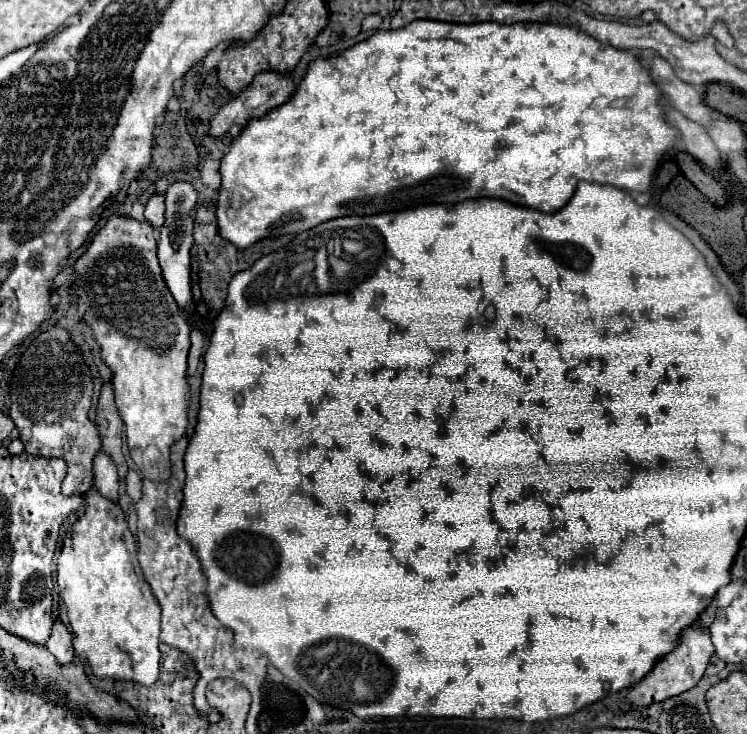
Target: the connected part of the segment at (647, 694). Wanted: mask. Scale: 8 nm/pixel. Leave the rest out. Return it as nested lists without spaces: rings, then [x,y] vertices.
[[[690,624],[688,628],[682,630],[680,634],[680,640],[678,644],[672,648],[672,652],[664,654],[656,664],[654,668],[636,684],[632,686],[630,690],[626,690],[624,694],[624,700],[628,704],[636,704],[636,706],[648,706],[652,702],[660,702],[660,700],[666,700],[670,696],[676,696],[692,686],[696,686],[696,682],[702,678],[710,658],[714,654],[714,644],[710,640],[710,632],[708,628],[702,628],[700,624]]]

